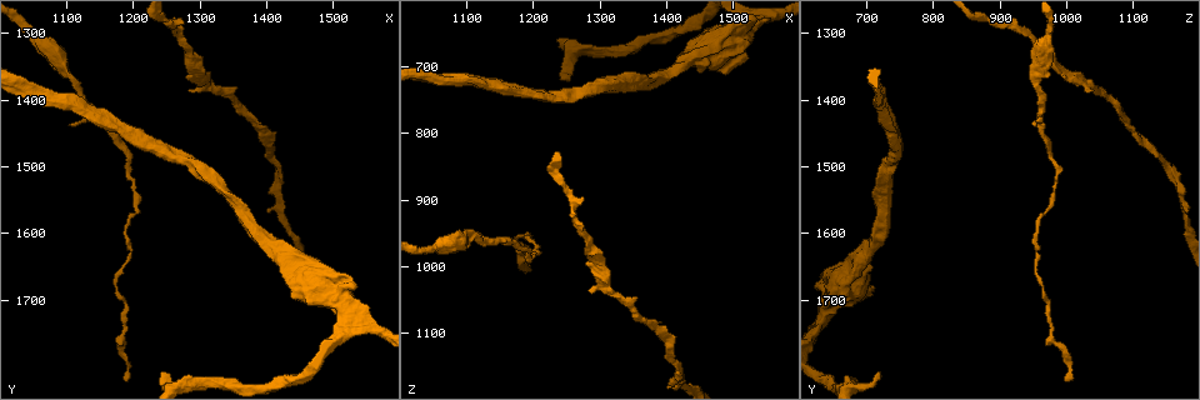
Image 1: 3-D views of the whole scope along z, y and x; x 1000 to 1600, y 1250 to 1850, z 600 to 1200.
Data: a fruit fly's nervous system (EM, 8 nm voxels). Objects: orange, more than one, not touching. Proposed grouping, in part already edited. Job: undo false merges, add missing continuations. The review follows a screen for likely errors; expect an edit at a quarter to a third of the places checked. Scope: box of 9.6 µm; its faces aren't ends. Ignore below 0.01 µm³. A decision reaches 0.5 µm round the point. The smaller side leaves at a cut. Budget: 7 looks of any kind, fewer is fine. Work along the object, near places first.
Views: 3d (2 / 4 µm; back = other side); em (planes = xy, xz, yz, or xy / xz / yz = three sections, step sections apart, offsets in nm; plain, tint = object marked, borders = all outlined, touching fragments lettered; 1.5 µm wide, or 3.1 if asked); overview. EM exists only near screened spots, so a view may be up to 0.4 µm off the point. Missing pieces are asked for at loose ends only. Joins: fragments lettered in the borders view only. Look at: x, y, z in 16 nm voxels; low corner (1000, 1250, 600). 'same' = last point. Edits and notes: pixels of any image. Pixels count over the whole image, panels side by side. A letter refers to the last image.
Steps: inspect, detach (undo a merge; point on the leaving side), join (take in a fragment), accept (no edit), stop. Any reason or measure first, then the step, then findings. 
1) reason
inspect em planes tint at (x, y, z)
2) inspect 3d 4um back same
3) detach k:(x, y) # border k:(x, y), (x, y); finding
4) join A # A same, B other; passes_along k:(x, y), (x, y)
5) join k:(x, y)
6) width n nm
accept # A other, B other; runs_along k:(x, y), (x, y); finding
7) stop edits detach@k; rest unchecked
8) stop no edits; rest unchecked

an open end
inspect 3d 4um at (1195, 1815, 1010)

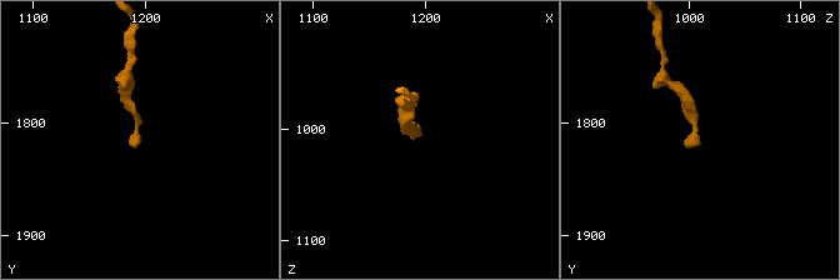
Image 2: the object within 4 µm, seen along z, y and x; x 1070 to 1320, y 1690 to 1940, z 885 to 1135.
shape alone is not enough
inspect em xy step 4 borders at (1190, 1816, 1008)

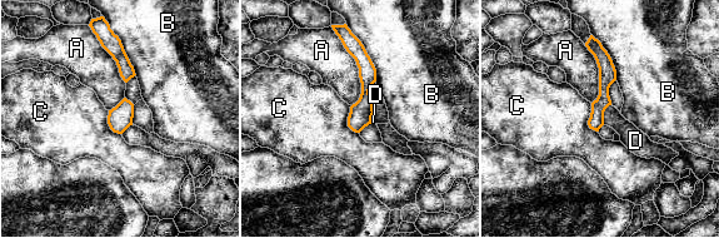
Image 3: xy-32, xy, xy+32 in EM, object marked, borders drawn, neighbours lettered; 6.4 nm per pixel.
accept # A other, B other, C other, D other; runs_along 3:(349, 44), (365, 65), (358, 128); none of them fits

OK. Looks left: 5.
branch stops here
inspect em xy step 4 tint at (1240, 1810, 715)

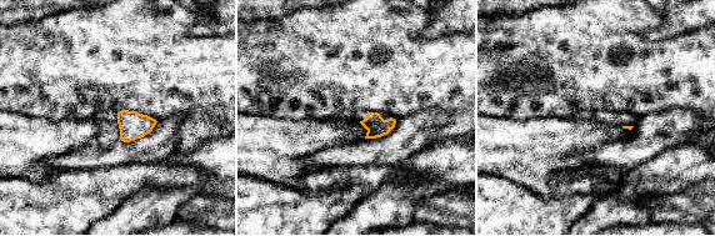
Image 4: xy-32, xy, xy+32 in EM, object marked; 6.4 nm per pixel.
cut it another way
inspect em planes borders same

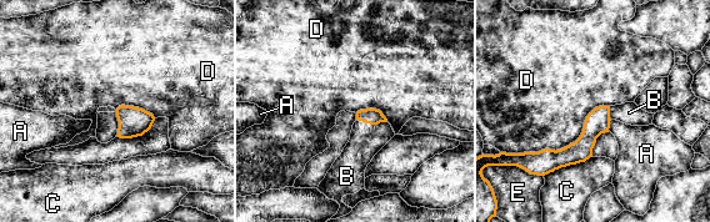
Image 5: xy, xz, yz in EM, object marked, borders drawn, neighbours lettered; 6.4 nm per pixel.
longest_contact D 650 nm
join B # A other, B same, C other, D other, E other; passes_along 5:(373, 116), (371, 124), (366, 140); it goes on there

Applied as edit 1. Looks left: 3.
sudden change in width
inspect em yz step 8 tint at (1060, 1310, 975)

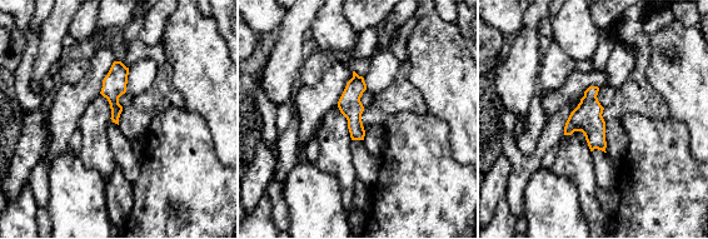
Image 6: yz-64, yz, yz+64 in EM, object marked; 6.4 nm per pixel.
another direction
inspect em planes borders same

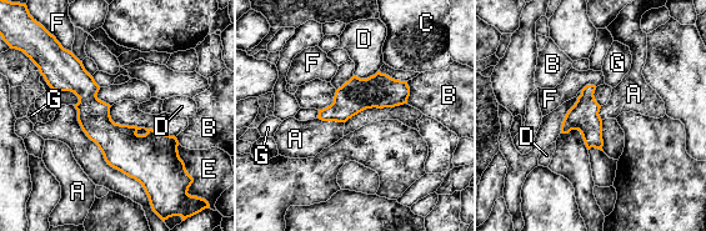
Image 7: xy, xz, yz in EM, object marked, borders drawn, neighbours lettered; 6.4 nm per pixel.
accept # A other, B other, C other, D other, E other, F other, G other; border 7:(318, 117), (344, 122); one cell here

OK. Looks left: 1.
stop edits join@5; rest unchecked

